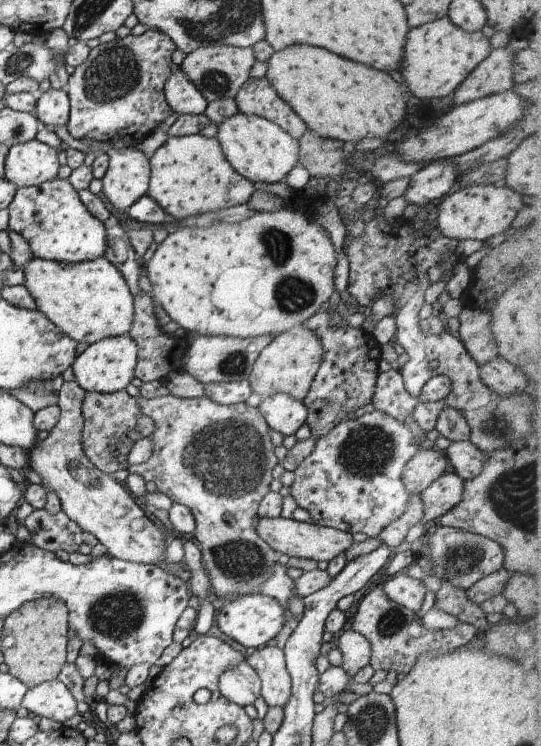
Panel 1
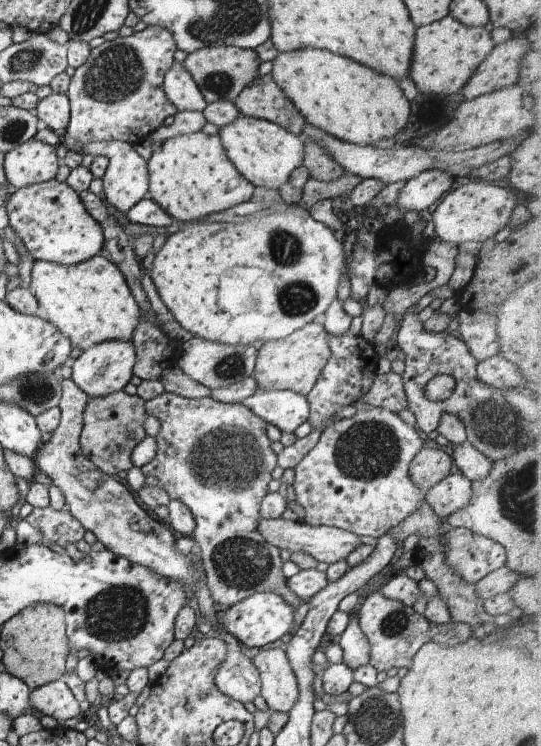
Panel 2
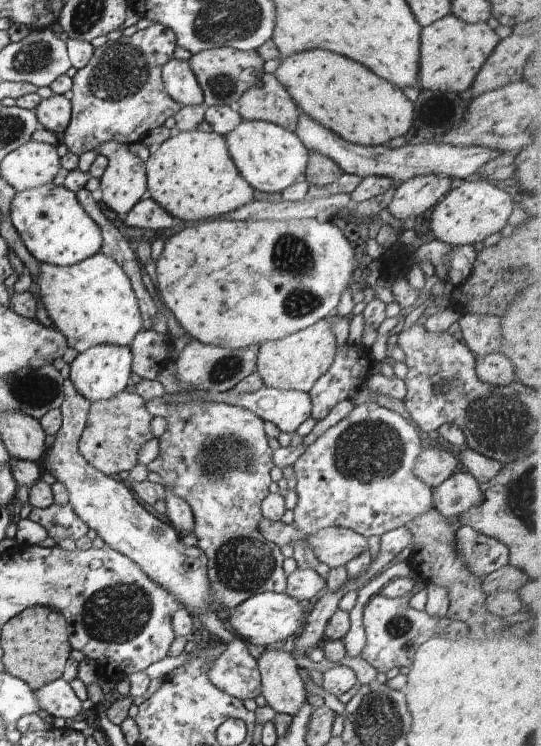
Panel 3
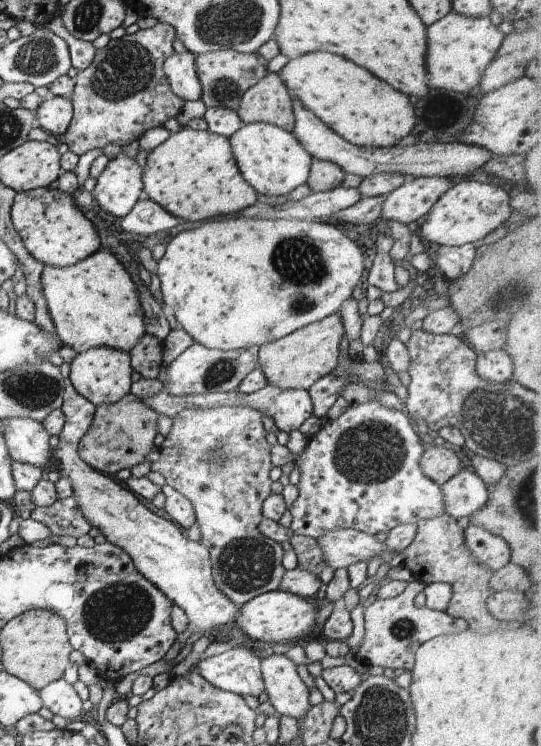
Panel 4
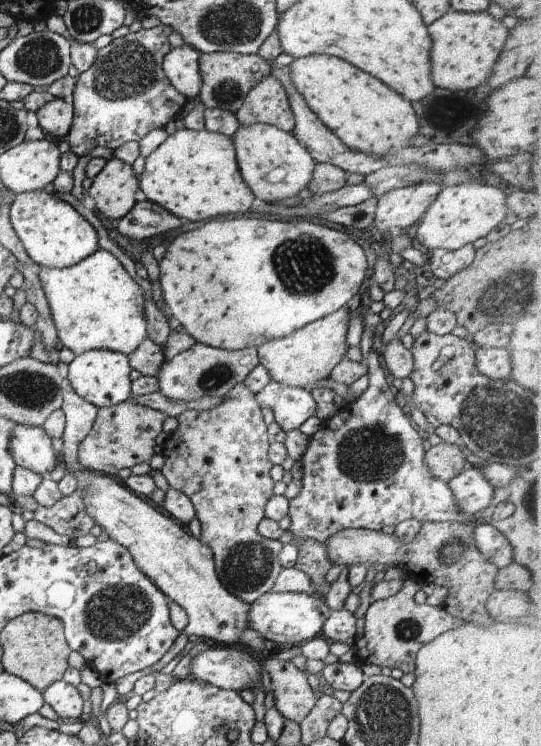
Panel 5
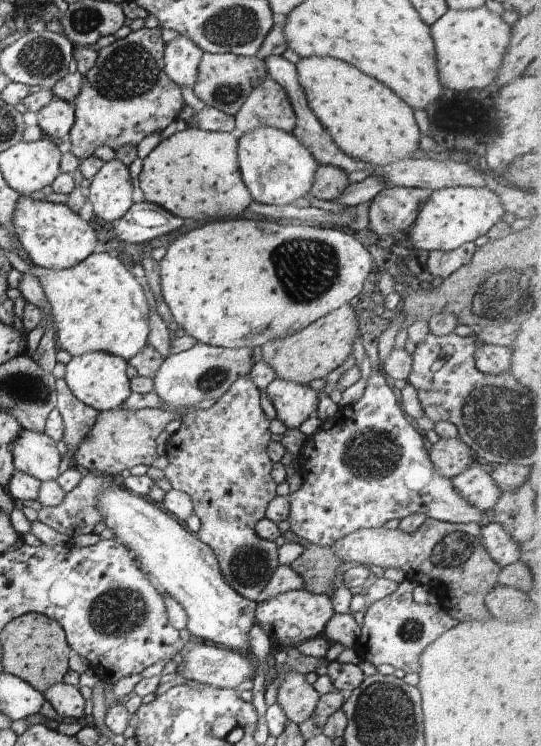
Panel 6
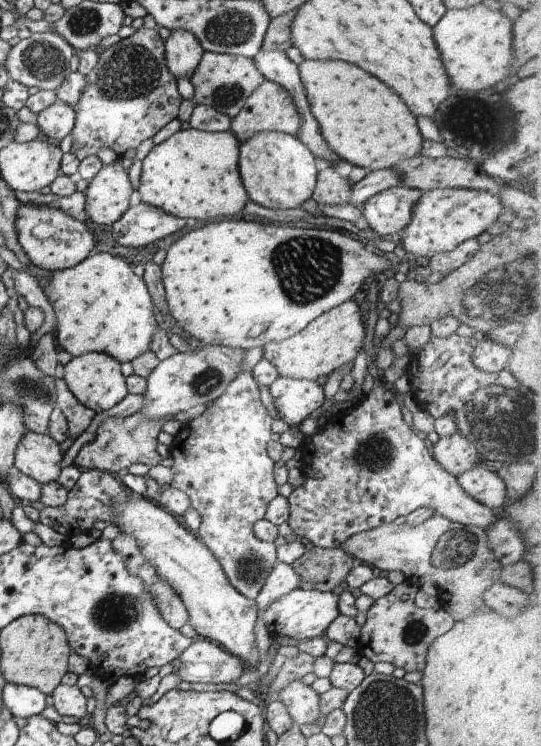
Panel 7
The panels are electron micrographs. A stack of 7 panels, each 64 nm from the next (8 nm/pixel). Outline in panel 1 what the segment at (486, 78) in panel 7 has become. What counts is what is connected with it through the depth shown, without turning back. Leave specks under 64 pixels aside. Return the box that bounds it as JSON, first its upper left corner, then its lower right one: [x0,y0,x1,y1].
[399,16,492,98]

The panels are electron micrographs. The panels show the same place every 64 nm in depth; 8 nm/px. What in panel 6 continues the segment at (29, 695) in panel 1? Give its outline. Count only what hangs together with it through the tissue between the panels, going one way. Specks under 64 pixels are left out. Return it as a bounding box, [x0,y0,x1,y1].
[43,681,86,718]

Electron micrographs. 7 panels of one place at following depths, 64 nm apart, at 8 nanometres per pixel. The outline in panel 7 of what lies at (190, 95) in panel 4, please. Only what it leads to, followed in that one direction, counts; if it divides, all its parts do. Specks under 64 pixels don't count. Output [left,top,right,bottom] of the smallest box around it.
[165,31,203,80]

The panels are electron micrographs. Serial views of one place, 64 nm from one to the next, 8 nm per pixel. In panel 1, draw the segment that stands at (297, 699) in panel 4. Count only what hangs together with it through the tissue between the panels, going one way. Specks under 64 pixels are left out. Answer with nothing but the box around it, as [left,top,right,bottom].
[246,645,291,708]

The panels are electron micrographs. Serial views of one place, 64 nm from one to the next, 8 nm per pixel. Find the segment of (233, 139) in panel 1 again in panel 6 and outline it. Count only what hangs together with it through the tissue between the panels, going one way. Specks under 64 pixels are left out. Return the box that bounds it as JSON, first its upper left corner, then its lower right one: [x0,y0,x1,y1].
[238,127,319,204]

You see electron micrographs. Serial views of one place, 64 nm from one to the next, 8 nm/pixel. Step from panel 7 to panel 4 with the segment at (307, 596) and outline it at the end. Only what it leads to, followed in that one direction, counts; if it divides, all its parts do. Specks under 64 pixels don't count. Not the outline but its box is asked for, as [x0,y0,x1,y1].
[235,591,317,644]

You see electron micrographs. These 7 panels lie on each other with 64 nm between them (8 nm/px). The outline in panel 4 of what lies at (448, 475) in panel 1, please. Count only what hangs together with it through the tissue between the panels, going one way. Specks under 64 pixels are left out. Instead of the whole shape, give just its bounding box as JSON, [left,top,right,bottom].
[441,467,489,518]

